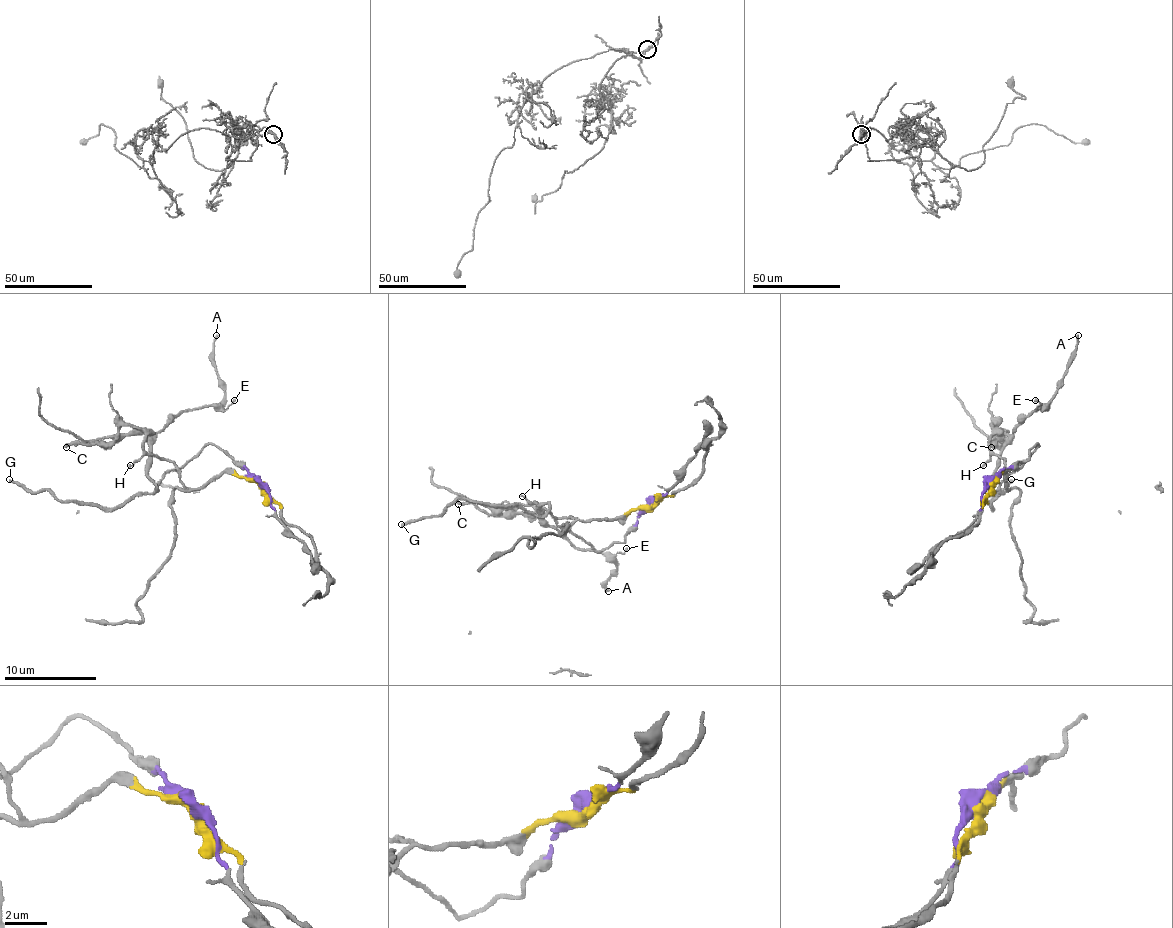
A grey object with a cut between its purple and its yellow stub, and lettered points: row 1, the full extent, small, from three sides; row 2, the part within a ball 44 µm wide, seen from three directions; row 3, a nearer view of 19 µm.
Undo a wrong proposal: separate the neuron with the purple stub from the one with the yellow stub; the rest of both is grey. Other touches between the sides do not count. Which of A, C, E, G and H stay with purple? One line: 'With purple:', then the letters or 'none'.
With purple: A, E, G

